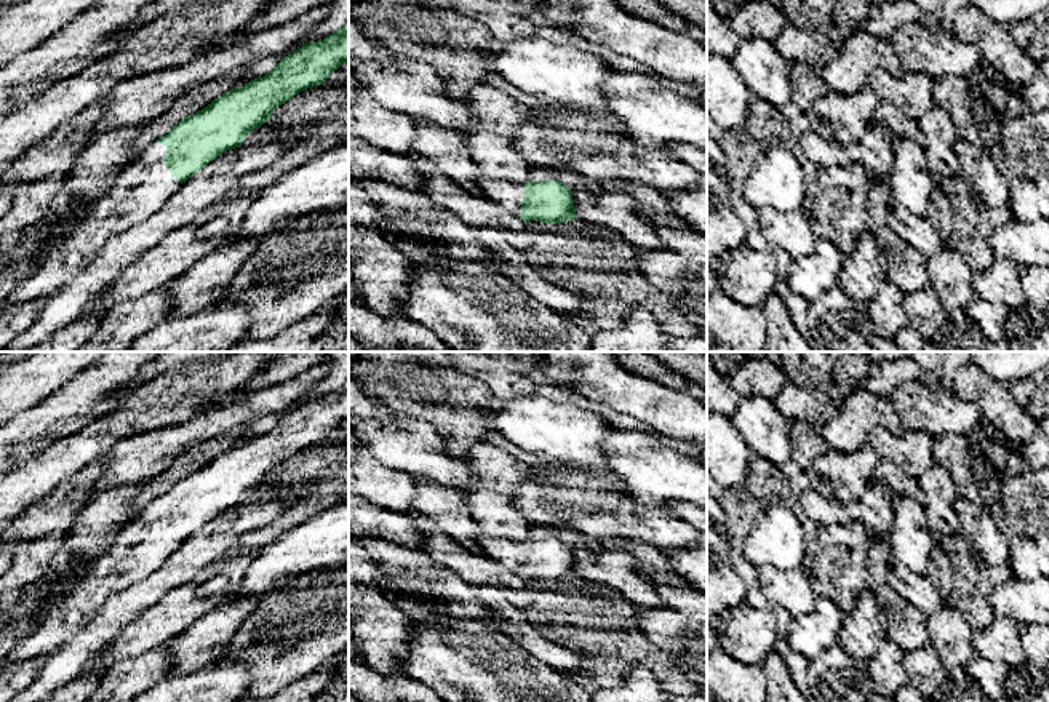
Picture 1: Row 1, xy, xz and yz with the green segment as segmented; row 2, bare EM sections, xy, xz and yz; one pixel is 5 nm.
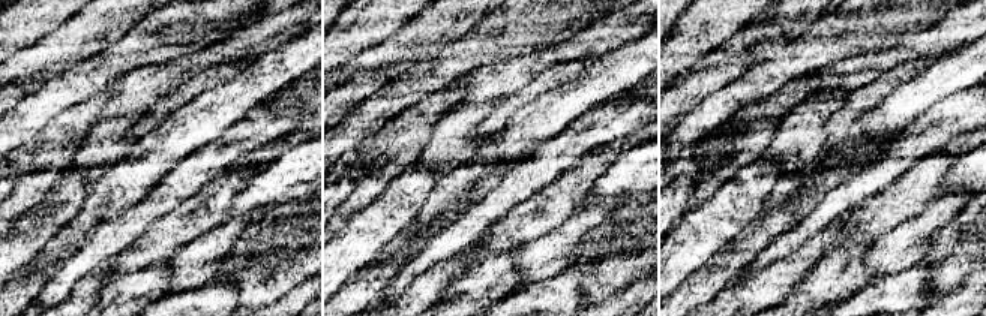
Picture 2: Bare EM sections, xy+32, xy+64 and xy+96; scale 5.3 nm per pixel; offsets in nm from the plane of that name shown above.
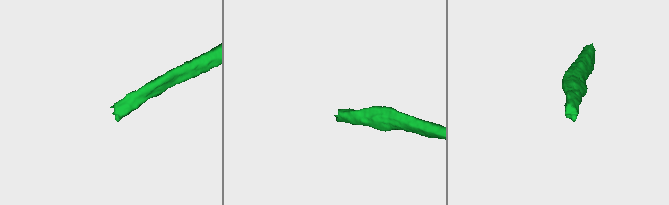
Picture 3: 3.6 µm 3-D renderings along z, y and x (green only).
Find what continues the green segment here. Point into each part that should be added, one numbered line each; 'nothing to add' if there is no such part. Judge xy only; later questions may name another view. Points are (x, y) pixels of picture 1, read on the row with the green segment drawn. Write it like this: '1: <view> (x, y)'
1: xy (144, 184)

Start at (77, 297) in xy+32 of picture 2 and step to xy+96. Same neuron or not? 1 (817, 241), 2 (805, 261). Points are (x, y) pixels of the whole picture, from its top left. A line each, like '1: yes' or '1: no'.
1: yes
2: yes

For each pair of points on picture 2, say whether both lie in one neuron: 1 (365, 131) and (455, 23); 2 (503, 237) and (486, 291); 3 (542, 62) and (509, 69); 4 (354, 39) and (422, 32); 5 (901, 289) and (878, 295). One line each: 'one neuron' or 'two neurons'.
1: two neurons
2: two neurons
3: one neuron
4: two neurons
5: one neuron

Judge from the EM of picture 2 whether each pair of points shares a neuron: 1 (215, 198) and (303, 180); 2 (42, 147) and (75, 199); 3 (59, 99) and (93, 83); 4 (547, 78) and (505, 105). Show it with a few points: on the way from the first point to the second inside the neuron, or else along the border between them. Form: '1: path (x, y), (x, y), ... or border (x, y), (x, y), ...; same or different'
1: border (261, 168), (236, 195), (230, 216); different
2: border (59, 175), (54, 186), (38, 204); different
3: path (68, 90), (78, 83), (84, 83); same
4: path (536, 87), (515, 102); same

